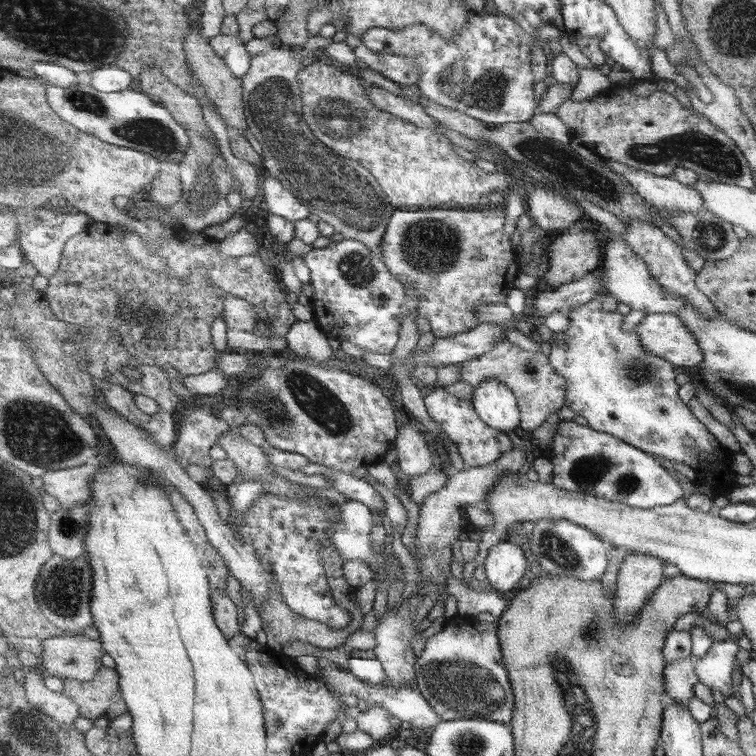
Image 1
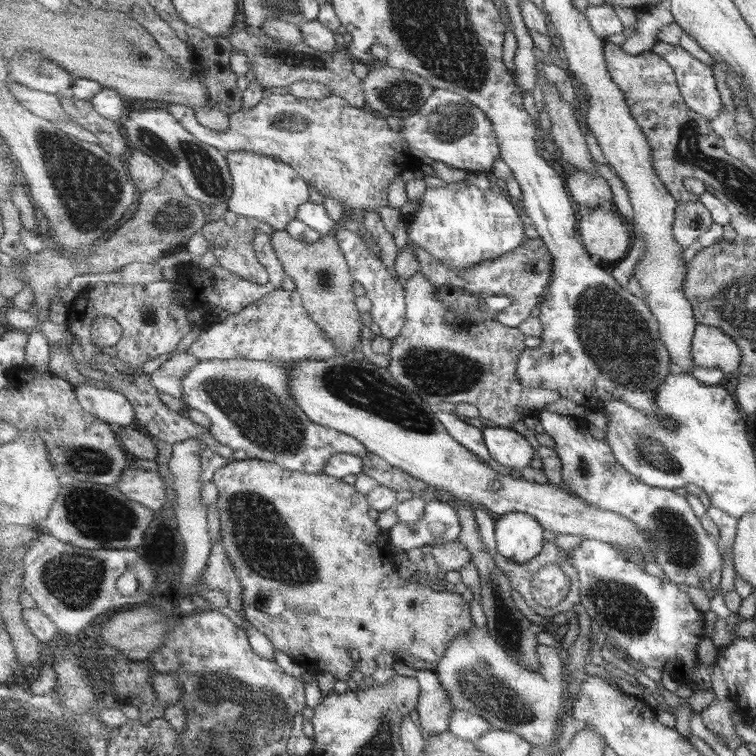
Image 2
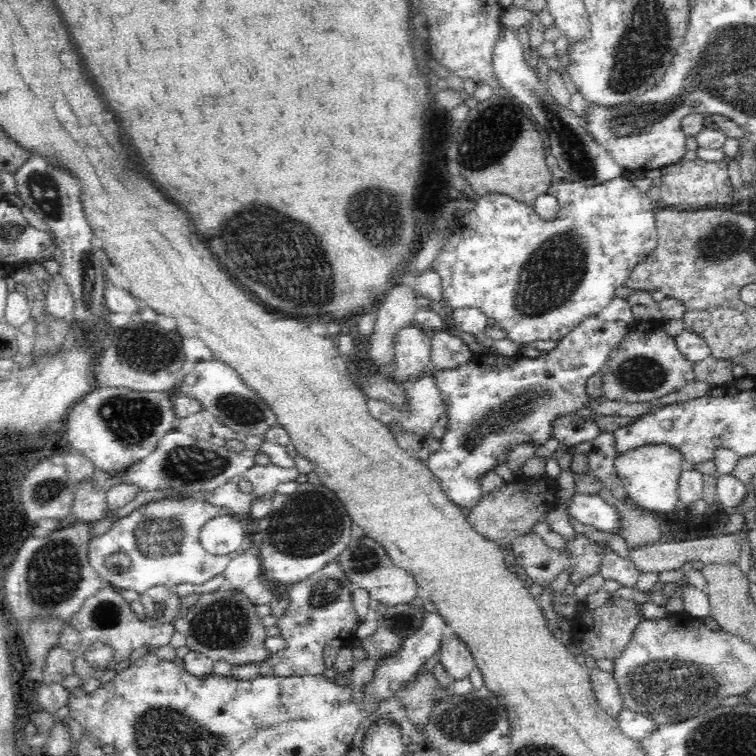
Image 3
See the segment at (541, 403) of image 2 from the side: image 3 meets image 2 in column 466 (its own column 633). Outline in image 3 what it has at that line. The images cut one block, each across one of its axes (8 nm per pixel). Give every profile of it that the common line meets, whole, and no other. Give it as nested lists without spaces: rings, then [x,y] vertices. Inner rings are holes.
[[[654,320],[635,322],[634,326],[622,337],[621,343],[610,352],[608,360],[600,368],[602,374],[602,394],[608,400],[618,402],[649,402],[666,394],[677,391],[694,381],[694,364],[688,362],[678,350],[675,338],[668,336],[664,329],[654,329]]]

